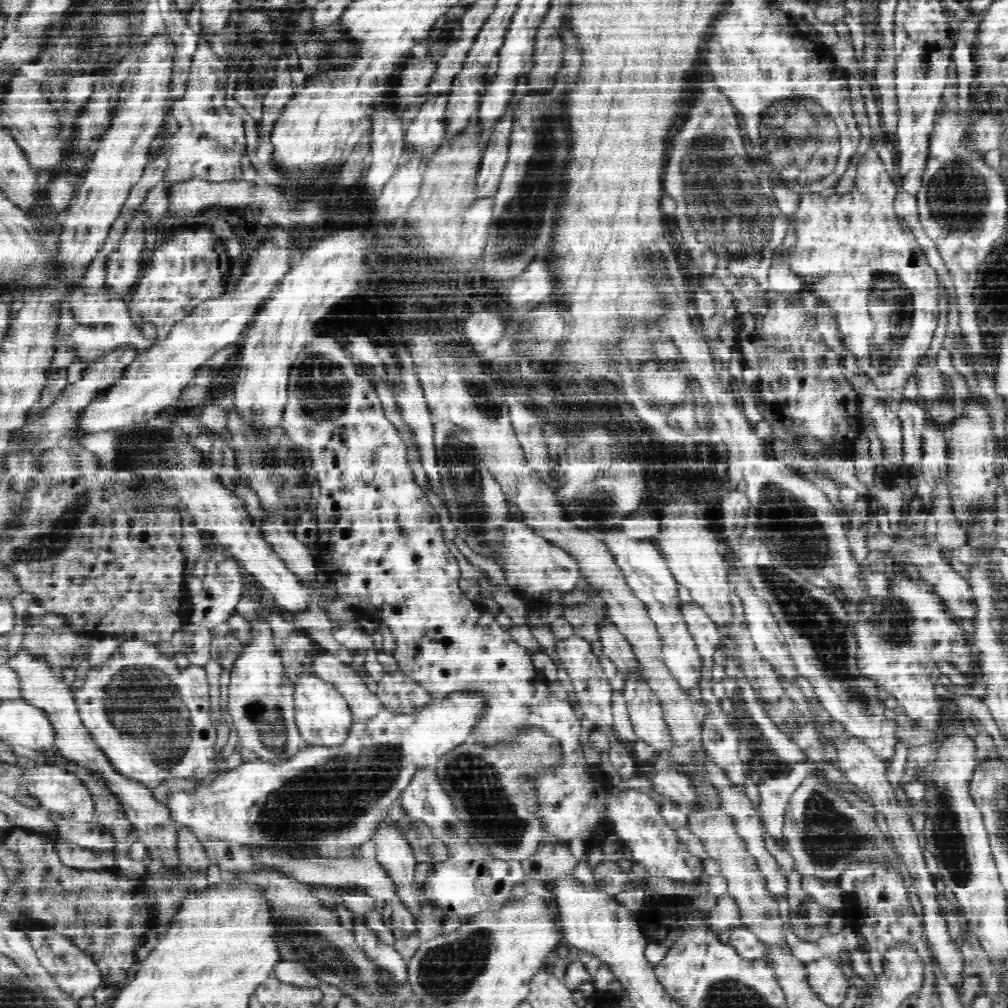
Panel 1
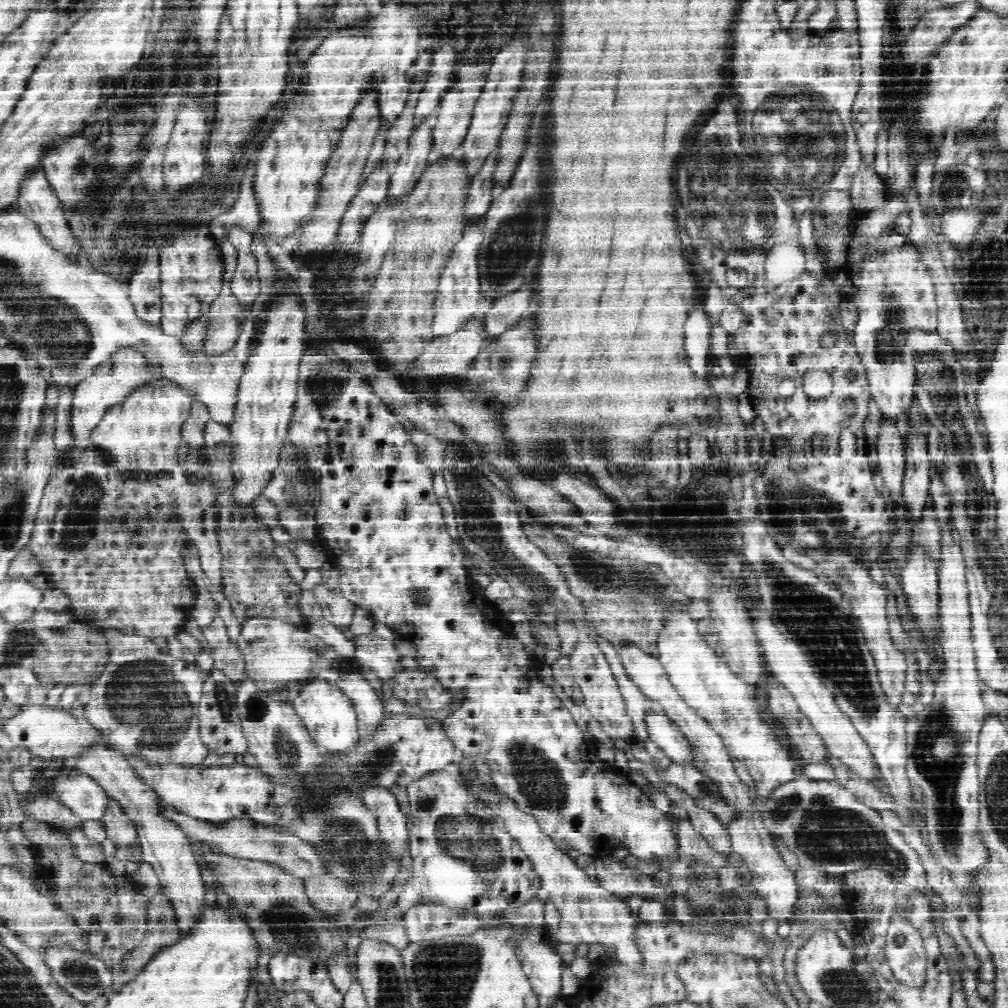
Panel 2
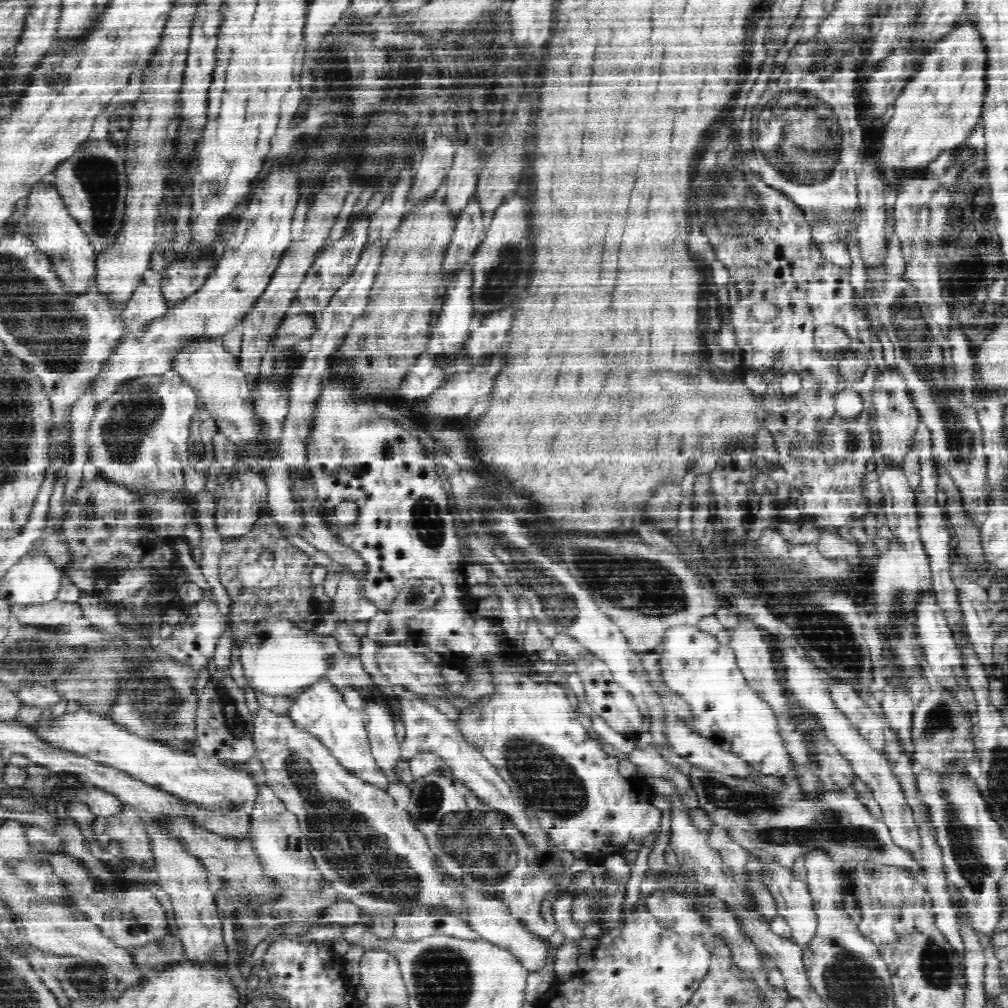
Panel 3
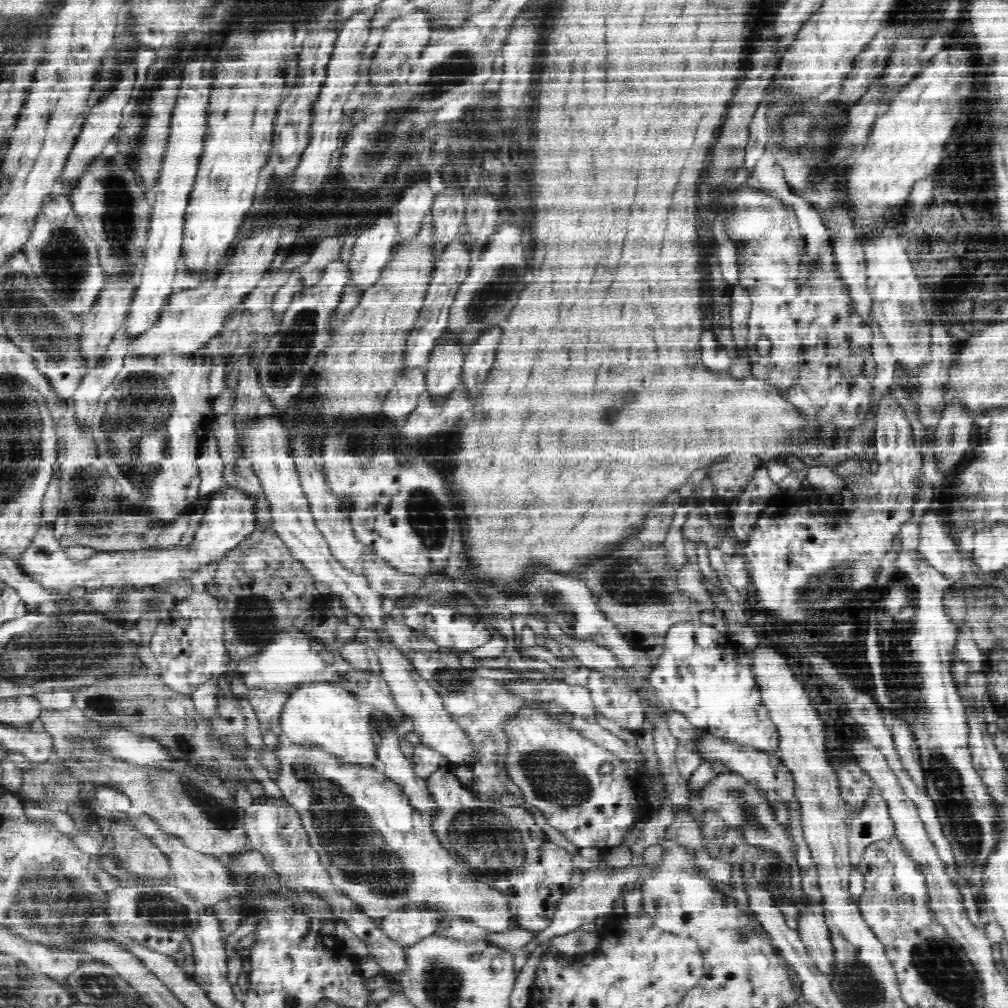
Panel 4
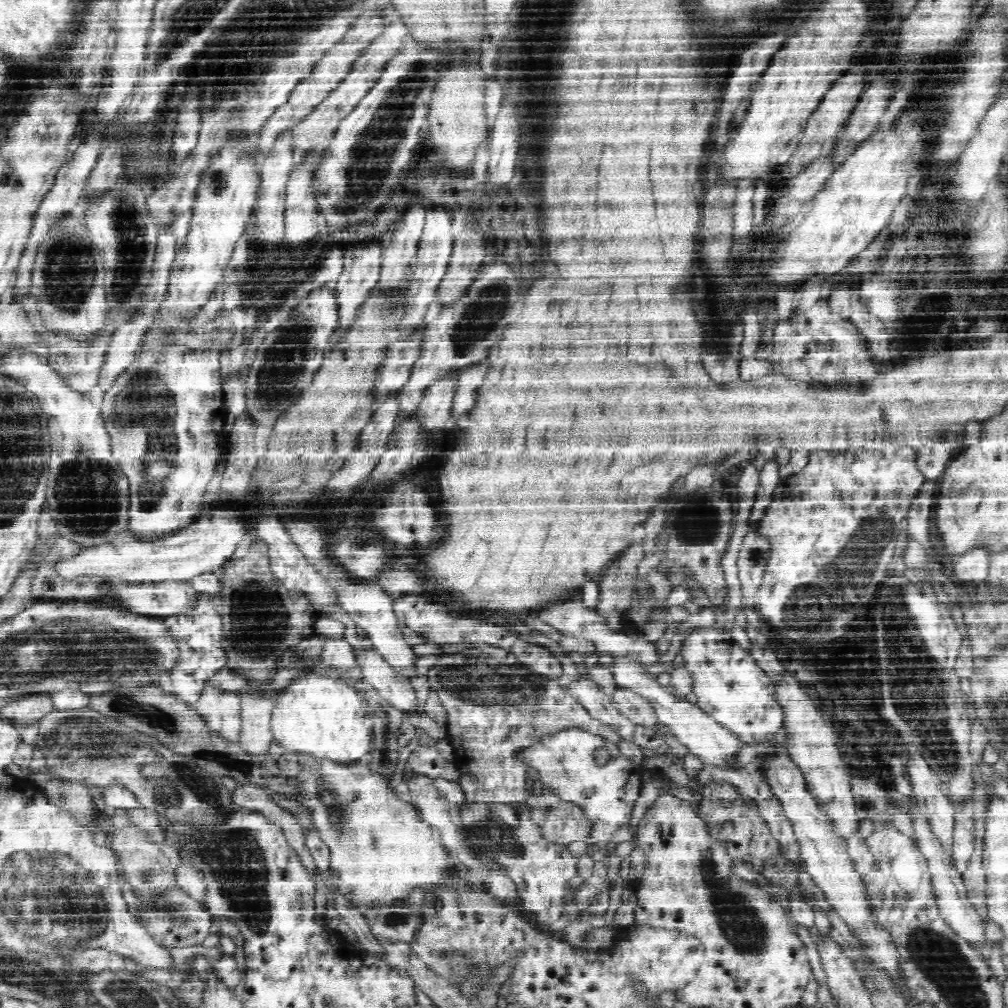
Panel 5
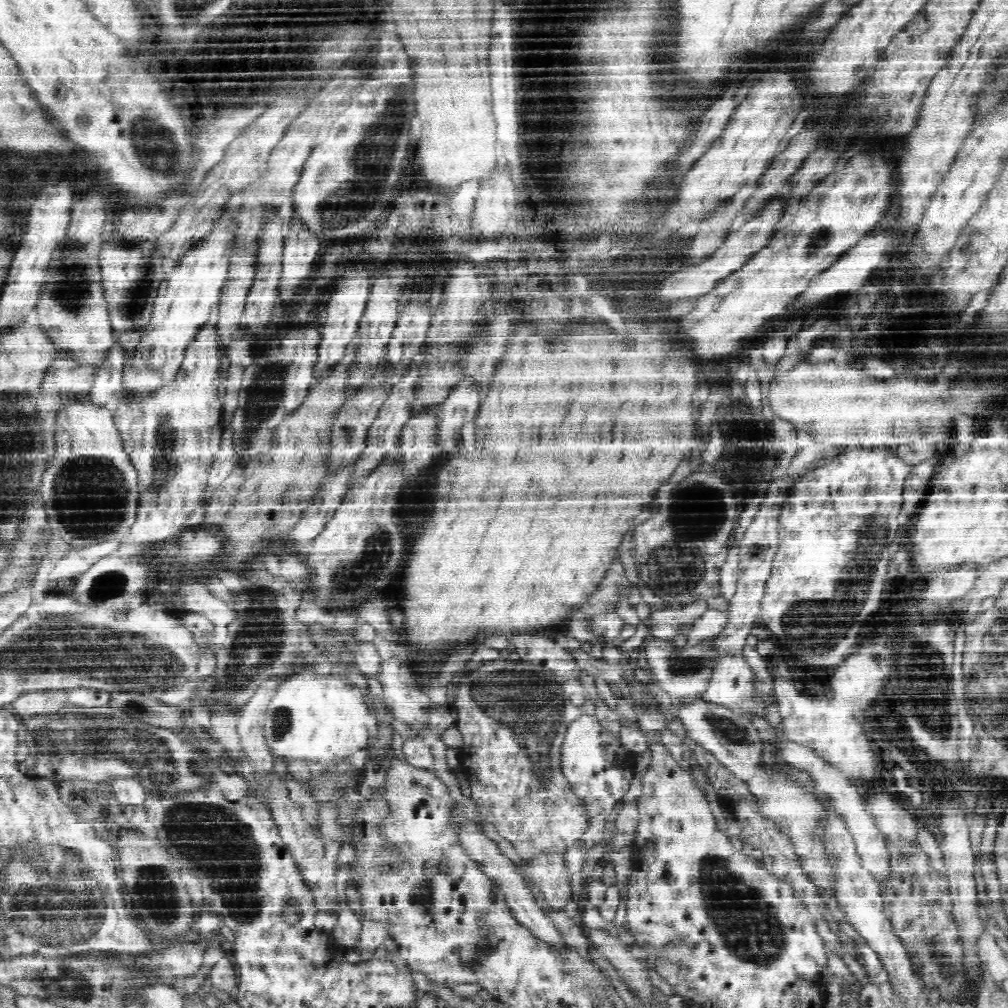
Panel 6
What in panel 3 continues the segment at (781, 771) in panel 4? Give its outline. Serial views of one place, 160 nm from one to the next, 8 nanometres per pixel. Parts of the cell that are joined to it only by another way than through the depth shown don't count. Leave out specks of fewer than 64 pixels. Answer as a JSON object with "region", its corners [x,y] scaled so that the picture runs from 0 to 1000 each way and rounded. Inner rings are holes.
{"region":[[[676,715],[665,717],[662,722],[665,741],[675,750],[683,752],[690,761],[734,772],[742,772],[750,766],[754,770],[755,766],[749,764],[747,758],[731,746],[685,724]]]}

